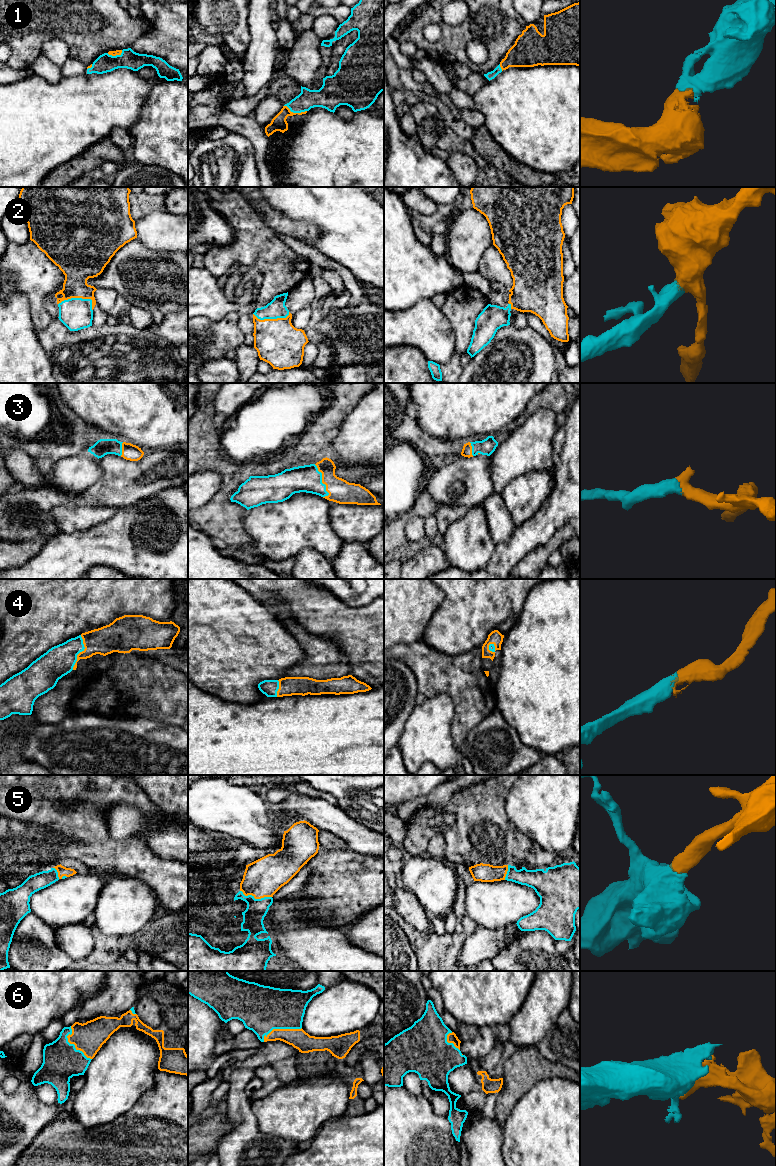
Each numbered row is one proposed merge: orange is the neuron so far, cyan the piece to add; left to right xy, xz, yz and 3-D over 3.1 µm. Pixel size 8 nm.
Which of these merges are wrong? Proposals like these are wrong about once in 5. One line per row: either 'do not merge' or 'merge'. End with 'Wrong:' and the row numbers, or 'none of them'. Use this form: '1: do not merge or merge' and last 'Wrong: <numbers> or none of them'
1: merge
2: merge
3: merge
4: merge
5: merge
6: merge
Wrong: none of them

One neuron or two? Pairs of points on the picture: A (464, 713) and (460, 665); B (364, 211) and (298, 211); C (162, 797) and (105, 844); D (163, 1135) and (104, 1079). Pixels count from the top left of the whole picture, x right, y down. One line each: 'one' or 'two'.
A: one
B: one
C: two
D: two

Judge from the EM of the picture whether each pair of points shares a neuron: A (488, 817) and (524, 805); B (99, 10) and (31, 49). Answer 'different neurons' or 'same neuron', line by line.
A: different neurons
B: same neuron

